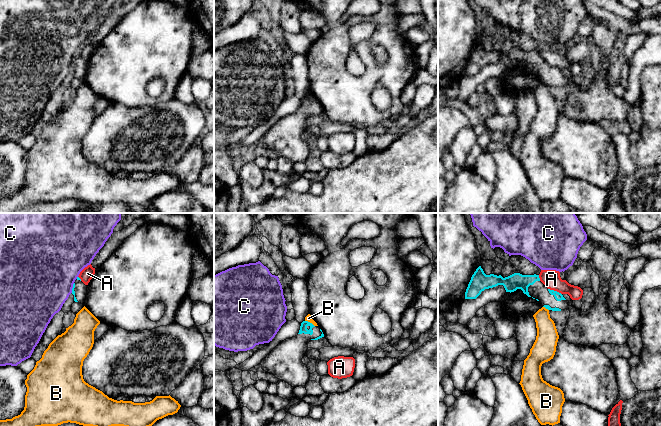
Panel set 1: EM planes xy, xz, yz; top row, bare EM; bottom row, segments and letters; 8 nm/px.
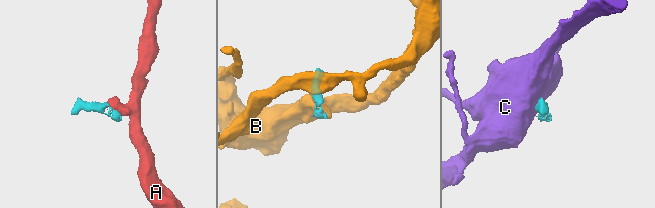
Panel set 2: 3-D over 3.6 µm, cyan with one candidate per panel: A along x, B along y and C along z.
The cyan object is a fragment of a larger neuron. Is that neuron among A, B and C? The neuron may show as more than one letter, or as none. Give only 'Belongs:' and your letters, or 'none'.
Belongs: none

